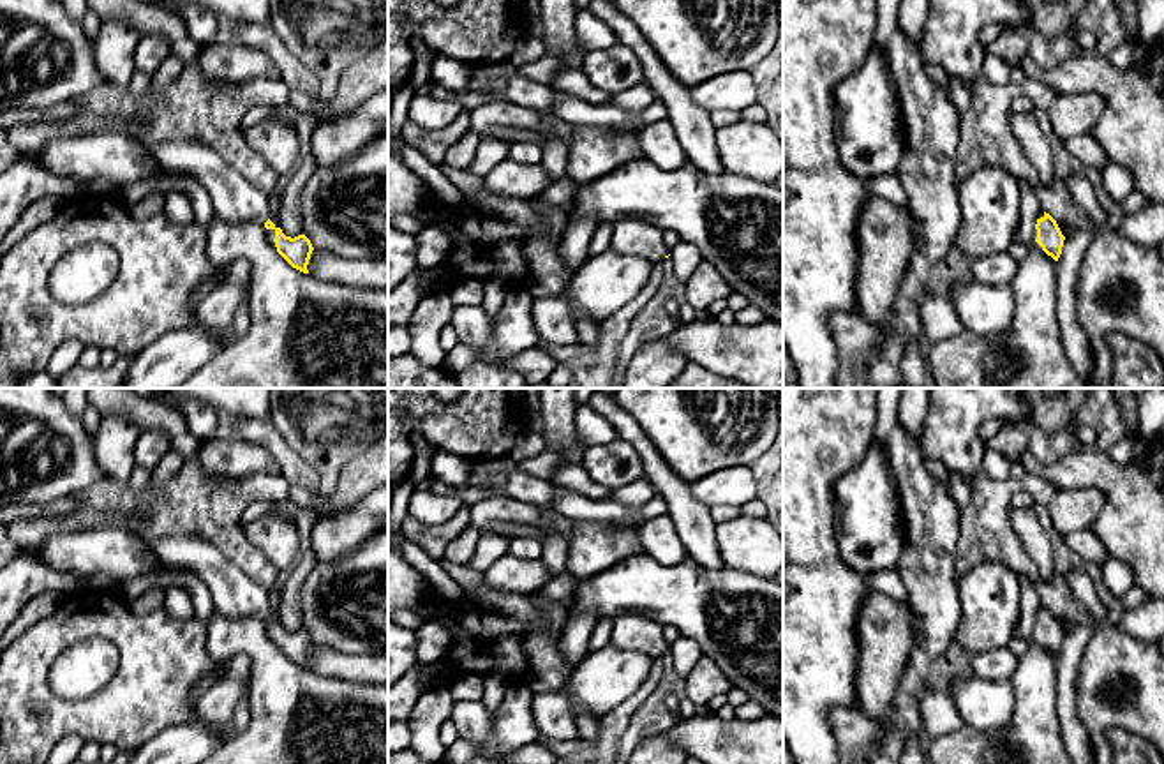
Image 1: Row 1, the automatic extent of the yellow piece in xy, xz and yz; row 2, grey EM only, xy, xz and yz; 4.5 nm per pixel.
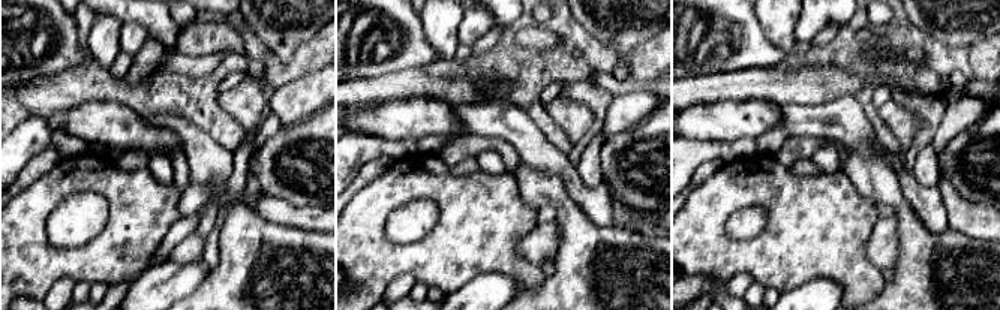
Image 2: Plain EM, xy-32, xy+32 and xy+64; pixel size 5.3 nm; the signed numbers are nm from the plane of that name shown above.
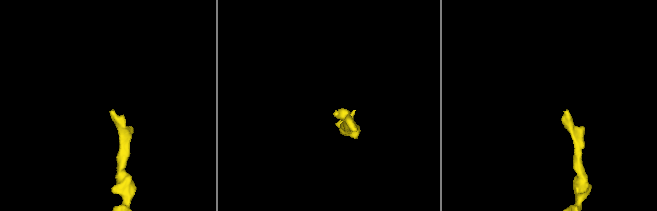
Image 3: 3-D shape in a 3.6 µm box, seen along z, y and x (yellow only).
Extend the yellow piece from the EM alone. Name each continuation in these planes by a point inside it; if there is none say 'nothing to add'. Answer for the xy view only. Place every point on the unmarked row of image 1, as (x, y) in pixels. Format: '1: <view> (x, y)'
1: xy (235, 595)

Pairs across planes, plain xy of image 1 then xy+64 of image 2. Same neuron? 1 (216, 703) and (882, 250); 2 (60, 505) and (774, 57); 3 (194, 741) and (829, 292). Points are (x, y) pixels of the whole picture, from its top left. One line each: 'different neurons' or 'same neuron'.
1: same neuron
2: different neurons
3: same neuron

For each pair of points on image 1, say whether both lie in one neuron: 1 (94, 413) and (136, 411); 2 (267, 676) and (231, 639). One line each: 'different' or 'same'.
1: same
2: same

